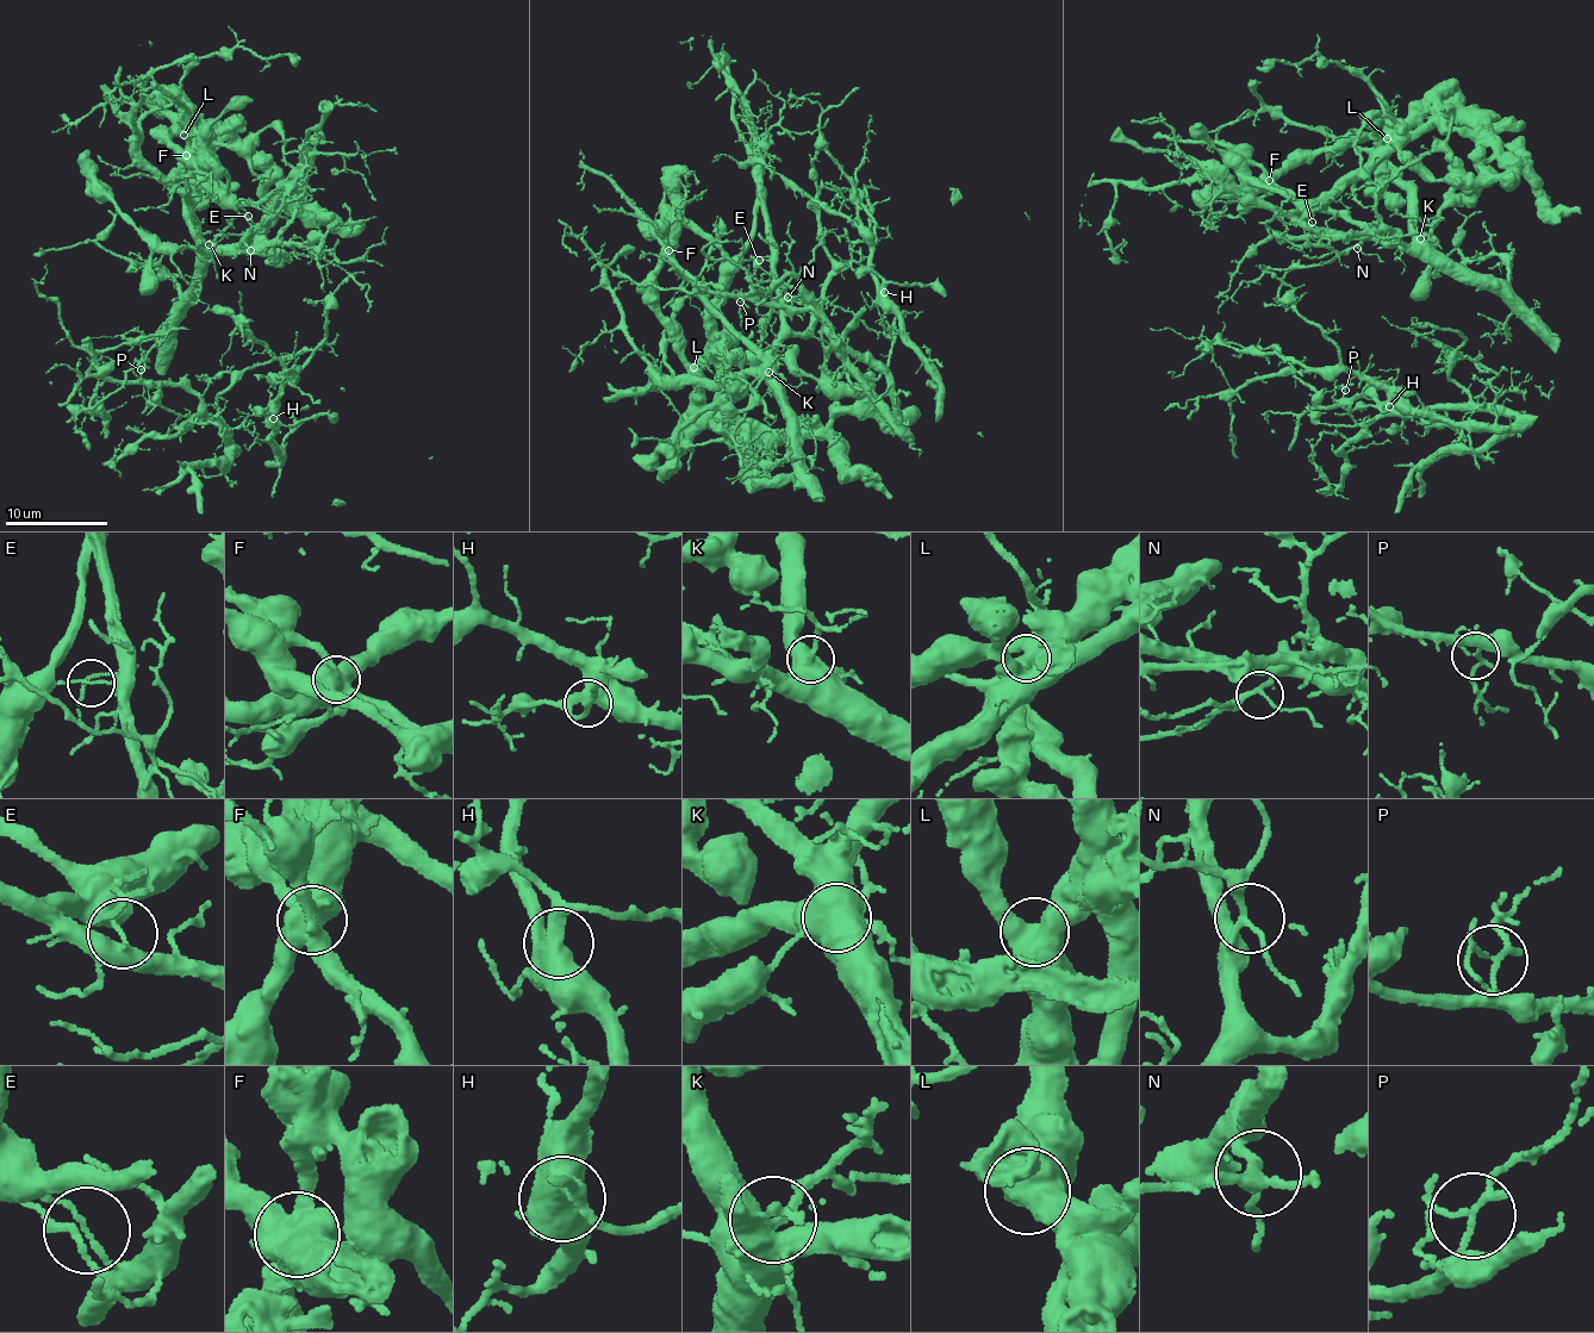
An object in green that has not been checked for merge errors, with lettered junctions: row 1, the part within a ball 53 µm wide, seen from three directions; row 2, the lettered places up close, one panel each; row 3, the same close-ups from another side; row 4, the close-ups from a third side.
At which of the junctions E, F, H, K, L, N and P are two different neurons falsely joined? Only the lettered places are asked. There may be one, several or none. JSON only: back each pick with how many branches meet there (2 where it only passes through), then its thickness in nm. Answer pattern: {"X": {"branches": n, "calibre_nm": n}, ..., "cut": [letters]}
{"E": {"branches": 2, "calibre_nm": 100}, "F": {"branches": 3, "calibre_nm": 600}, "cut": ["E", "F"]}

